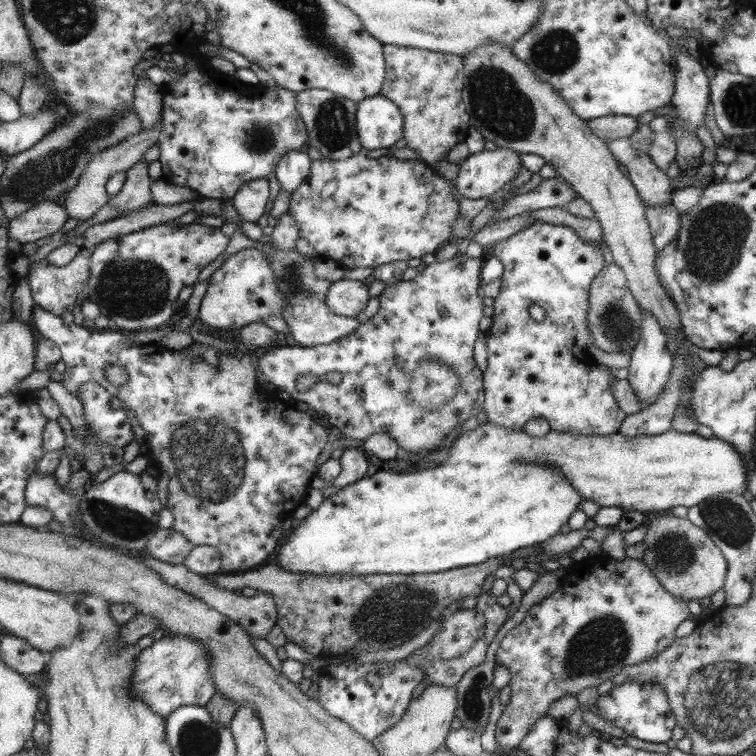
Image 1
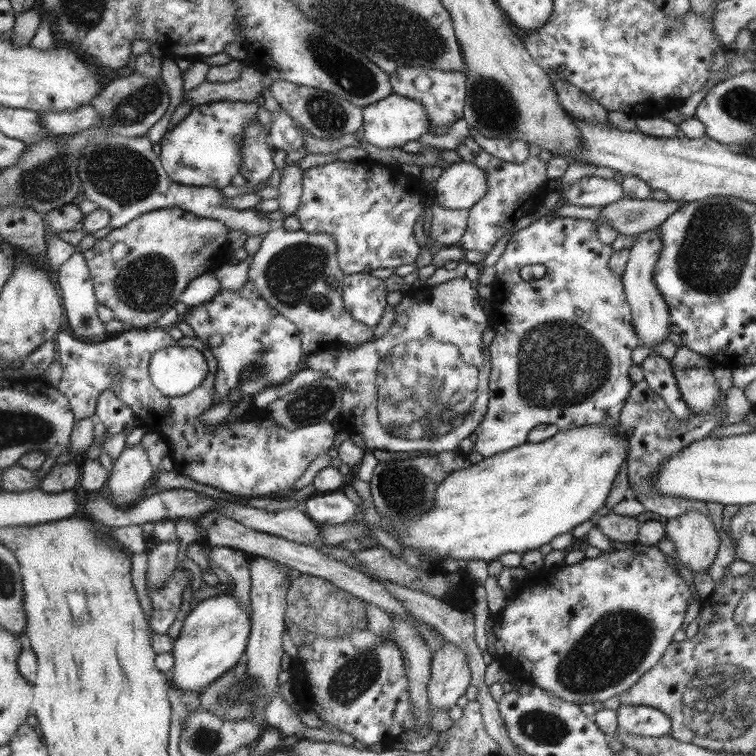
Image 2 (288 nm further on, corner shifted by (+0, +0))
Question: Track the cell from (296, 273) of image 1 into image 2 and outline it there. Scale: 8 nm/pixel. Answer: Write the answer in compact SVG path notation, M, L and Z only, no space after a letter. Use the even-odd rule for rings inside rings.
M277 228L265 234L259 250L255 252L249 264L247 280L255 284L255 290L269 302L269 306L279 310L279 314L283 314L299 328L301 348L305 350L305 354L319 354L327 350L339 350L345 346L359 346L373 340L373 328L365 326L363 322L357 322L347 312L345 304L341 304L341 288L345 286L341 286L343 272L337 268L335 262L335 246L337 242L327 234L309 234L303 230L287 232L283 228Z

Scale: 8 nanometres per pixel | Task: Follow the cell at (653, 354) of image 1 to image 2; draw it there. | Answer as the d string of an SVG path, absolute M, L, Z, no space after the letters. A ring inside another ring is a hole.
M657 230L641 232L629 250L629 260L621 276L623 294L627 304L631 306L631 322L637 332L639 346L651 350L651 354L653 354L653 348L661 344L669 334L669 308L653 284L653 268L659 262L659 254L661 254L661 242L657 236Z

